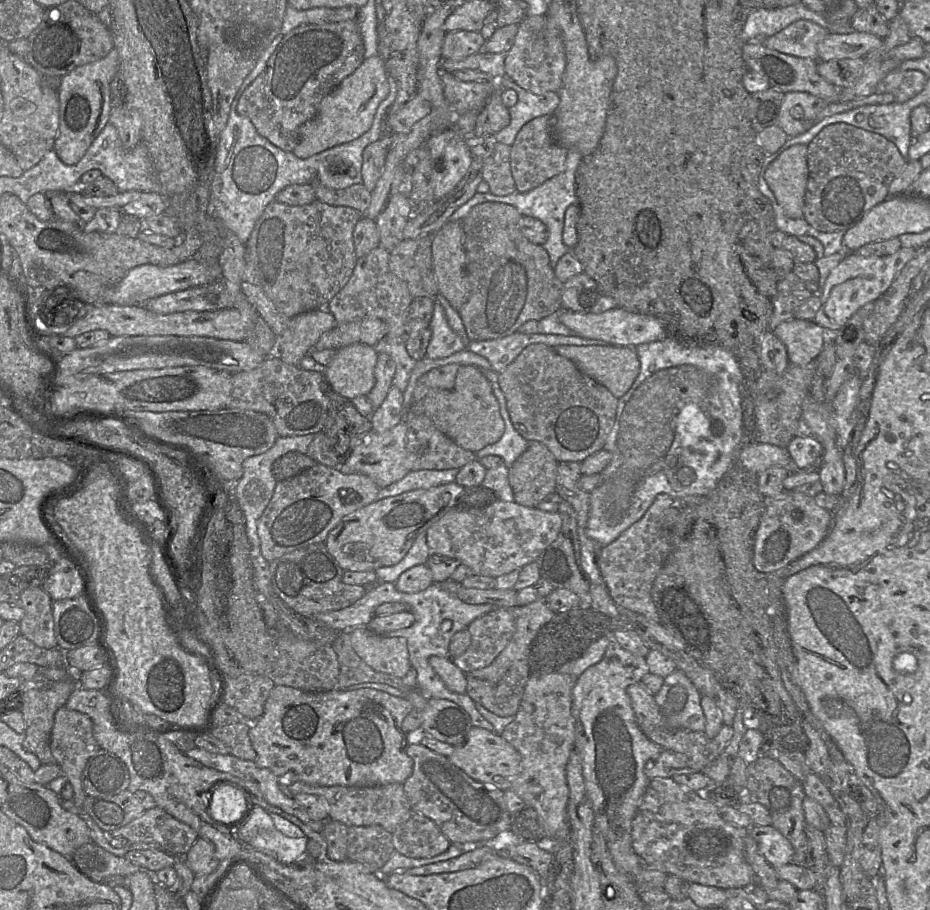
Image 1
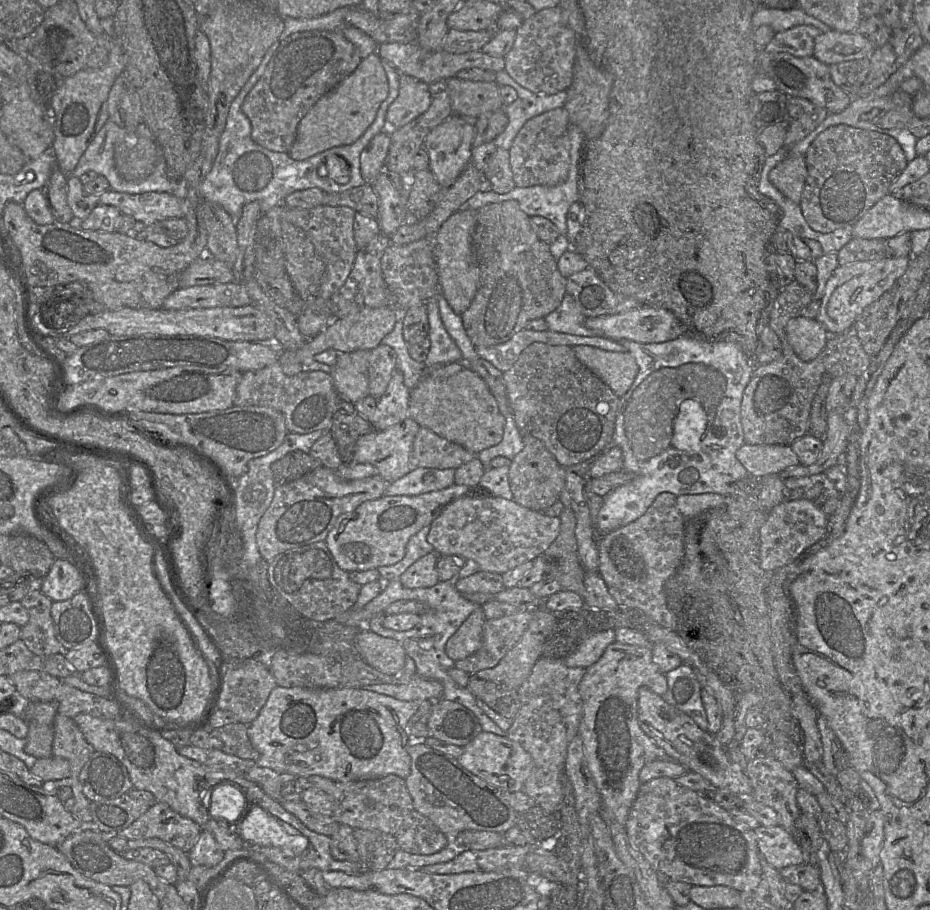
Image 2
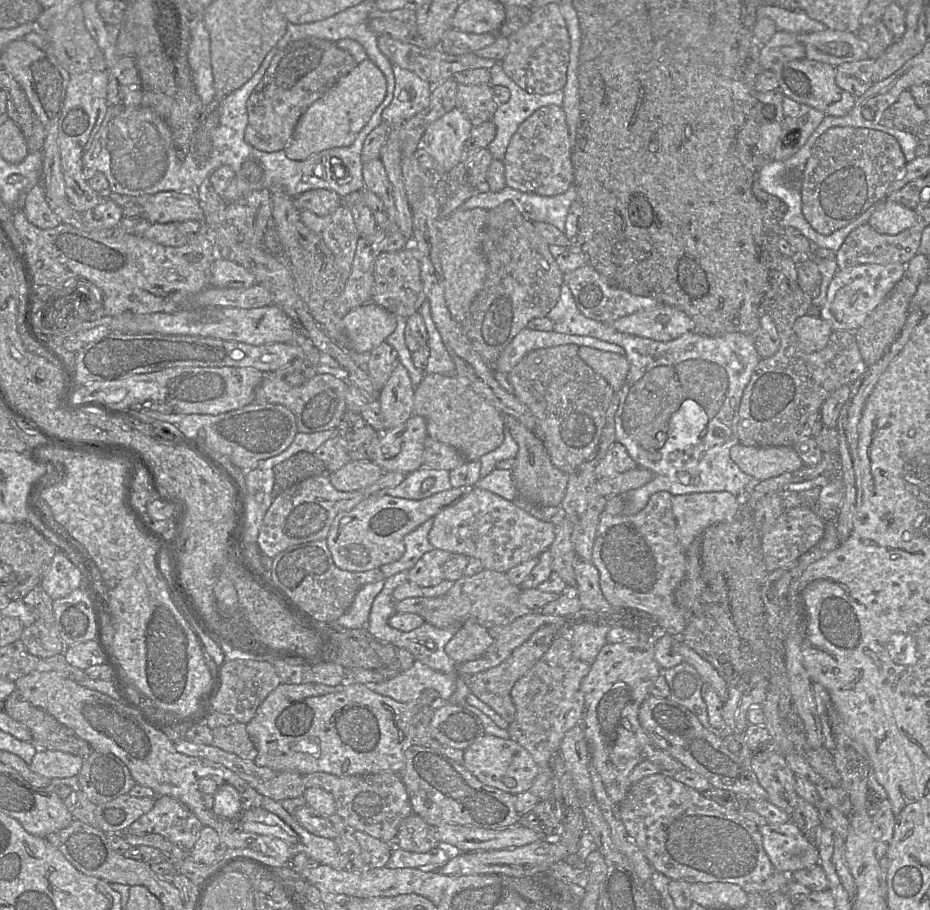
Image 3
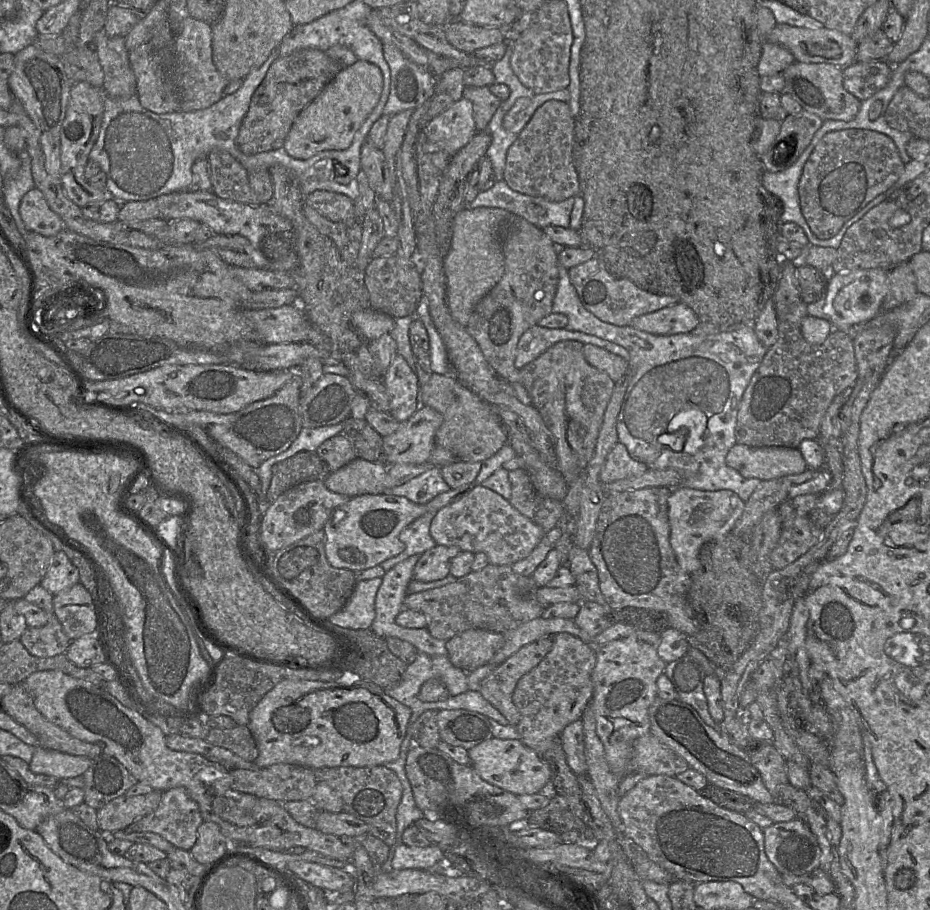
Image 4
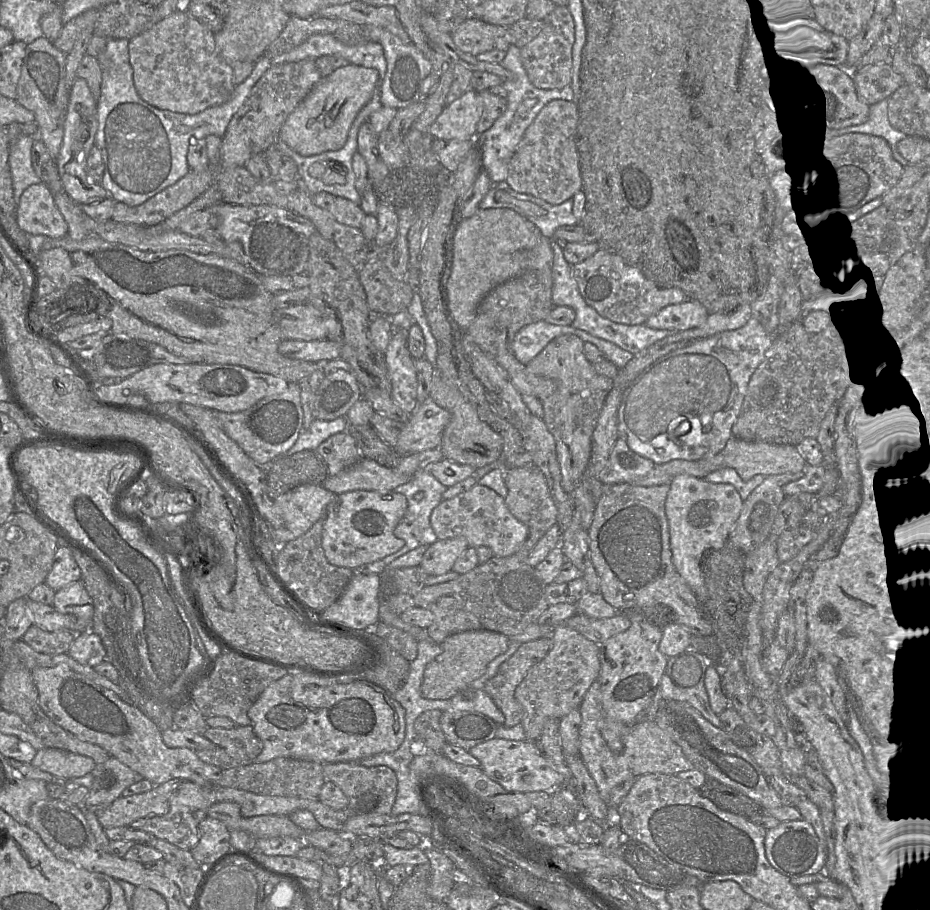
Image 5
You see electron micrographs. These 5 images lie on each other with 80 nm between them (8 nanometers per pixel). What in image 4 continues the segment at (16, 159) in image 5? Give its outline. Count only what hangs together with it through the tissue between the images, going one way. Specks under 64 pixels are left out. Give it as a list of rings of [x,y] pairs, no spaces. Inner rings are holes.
[[[26,152],[17,154],[21,160],[21,165],[15,177],[5,180],[5,185],[2,190],[2,197],[6,207],[9,209],[18,230],[24,230],[23,222],[21,220],[19,206],[23,196],[35,187],[31,171],[31,158]]]

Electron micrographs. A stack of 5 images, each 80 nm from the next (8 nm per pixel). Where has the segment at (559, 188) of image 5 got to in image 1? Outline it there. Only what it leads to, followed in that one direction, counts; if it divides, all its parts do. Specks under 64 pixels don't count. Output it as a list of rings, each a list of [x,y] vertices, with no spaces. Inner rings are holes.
[[[545,115],[527,122],[511,145],[510,166],[517,191],[526,193],[561,173],[565,168],[568,150],[553,135],[553,115]]]

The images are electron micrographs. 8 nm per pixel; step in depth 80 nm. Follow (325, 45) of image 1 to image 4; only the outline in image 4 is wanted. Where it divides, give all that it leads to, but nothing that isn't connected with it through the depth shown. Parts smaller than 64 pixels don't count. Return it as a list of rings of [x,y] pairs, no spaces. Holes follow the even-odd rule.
[[[302,49],[277,58],[251,97],[236,138],[239,150],[246,155],[255,155],[282,148],[299,113],[343,68],[340,62],[318,49]]]

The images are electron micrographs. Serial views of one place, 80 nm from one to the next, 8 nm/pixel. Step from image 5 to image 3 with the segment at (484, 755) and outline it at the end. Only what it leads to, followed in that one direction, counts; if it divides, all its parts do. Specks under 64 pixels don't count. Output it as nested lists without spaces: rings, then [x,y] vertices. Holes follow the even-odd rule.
[[[484,734],[464,750],[463,766],[483,784],[513,795],[529,791],[539,773],[538,765],[523,746],[510,738],[502,739],[489,734]],[[505,778],[515,779],[516,785],[507,787],[504,784]]]

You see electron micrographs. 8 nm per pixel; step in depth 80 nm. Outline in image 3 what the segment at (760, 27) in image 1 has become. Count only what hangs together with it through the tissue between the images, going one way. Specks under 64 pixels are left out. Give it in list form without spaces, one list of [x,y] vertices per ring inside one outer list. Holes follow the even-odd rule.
[[[761,5],[757,10],[757,19],[764,17],[772,19],[779,31],[809,33],[828,29],[824,23],[810,18],[805,11],[790,11],[777,6]]]

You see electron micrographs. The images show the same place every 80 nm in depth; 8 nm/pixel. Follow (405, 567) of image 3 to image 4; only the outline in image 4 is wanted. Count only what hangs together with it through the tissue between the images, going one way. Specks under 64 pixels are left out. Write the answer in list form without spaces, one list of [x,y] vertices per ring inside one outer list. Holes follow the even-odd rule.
[[[429,511],[423,514],[400,532],[399,540],[405,544],[405,549],[380,564],[385,571],[390,570],[408,557],[422,554],[437,545],[430,535],[430,524],[436,513],[437,511]]]

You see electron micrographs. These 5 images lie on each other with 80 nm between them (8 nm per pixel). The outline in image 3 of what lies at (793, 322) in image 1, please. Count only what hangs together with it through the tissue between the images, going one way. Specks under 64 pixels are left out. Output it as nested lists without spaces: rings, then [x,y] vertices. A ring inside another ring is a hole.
[[[809,315],[797,318],[793,324],[793,330],[800,348],[806,353],[822,350],[833,331],[826,320]]]

